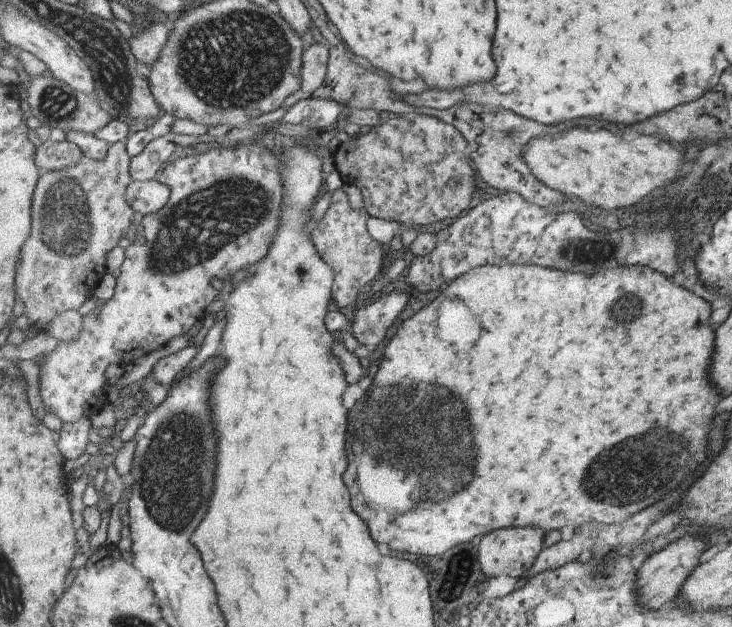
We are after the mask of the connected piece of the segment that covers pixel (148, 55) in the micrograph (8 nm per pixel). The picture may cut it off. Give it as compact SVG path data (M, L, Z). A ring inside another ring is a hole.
M151 20L151 27L146 31L137 32L133 37L138 37L131 43L136 57L149 67L153 67L156 61L161 57L162 49L167 45L170 36L170 25Z

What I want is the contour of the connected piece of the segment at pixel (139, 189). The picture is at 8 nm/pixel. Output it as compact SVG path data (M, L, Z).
M156 179L151 181L133 181L128 186L126 197L129 204L142 215L158 212L170 200L172 191Z

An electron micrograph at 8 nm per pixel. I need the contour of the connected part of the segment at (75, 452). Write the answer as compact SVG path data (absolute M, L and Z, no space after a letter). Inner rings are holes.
M89 417L79 418L75 422L65 422L61 426L61 452L66 460L77 460L87 450L91 438Z

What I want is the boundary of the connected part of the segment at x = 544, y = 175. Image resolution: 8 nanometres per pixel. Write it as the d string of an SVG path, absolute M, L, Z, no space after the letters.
M573 128L557 138L531 140L521 149L531 173L551 189L578 197L587 205L604 209L622 208L641 202L655 188L669 182L681 166L683 154L657 136L625 140L607 128Z

